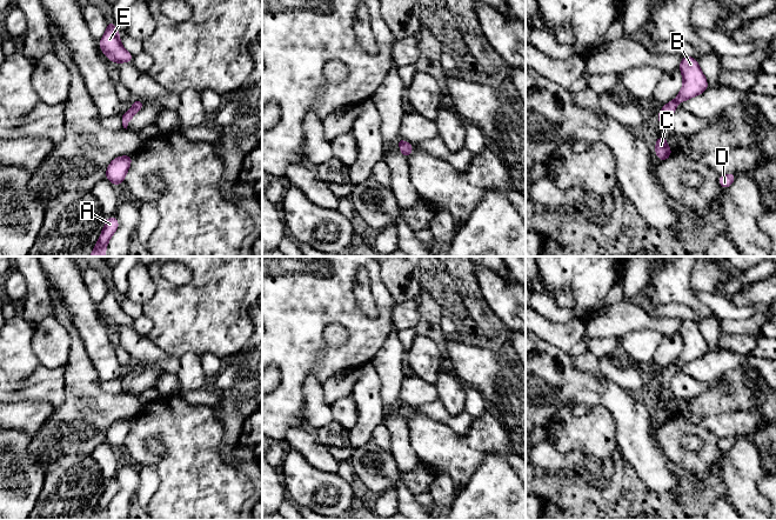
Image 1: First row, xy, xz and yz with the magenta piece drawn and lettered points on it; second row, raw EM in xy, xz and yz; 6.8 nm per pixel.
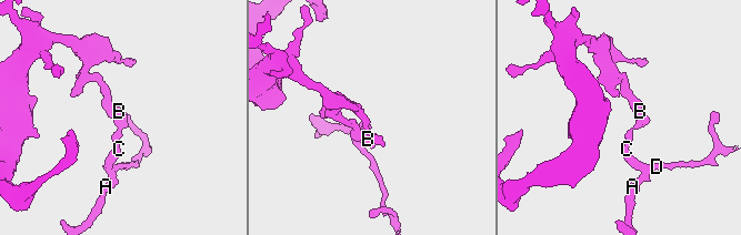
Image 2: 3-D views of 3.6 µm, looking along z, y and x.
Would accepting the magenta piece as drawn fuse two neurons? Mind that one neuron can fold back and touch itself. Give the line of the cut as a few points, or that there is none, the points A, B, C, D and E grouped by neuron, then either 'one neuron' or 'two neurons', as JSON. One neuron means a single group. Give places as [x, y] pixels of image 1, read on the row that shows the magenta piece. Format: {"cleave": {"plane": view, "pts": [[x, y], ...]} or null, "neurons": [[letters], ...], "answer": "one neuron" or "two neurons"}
{"cleave": {"plane": "yz", "pts": [[675, 99], [677, 102]]}, "neurons": [["A", "C", "D"], ["B", "E"]], "answer": "two neurons"}

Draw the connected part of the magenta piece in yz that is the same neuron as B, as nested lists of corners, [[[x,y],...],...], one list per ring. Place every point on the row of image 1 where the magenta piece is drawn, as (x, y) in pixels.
[[[683,55],[680,64],[680,72],[683,78],[683,87],[675,98],[677,104],[697,96],[708,89],[707,78],[695,58]]]

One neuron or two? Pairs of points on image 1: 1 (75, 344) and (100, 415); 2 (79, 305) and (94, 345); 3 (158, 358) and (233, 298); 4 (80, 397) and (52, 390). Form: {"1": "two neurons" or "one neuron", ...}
{"1": "one neuron", "2": "one neuron", "3": "two neurons", "4": "two neurons"}

